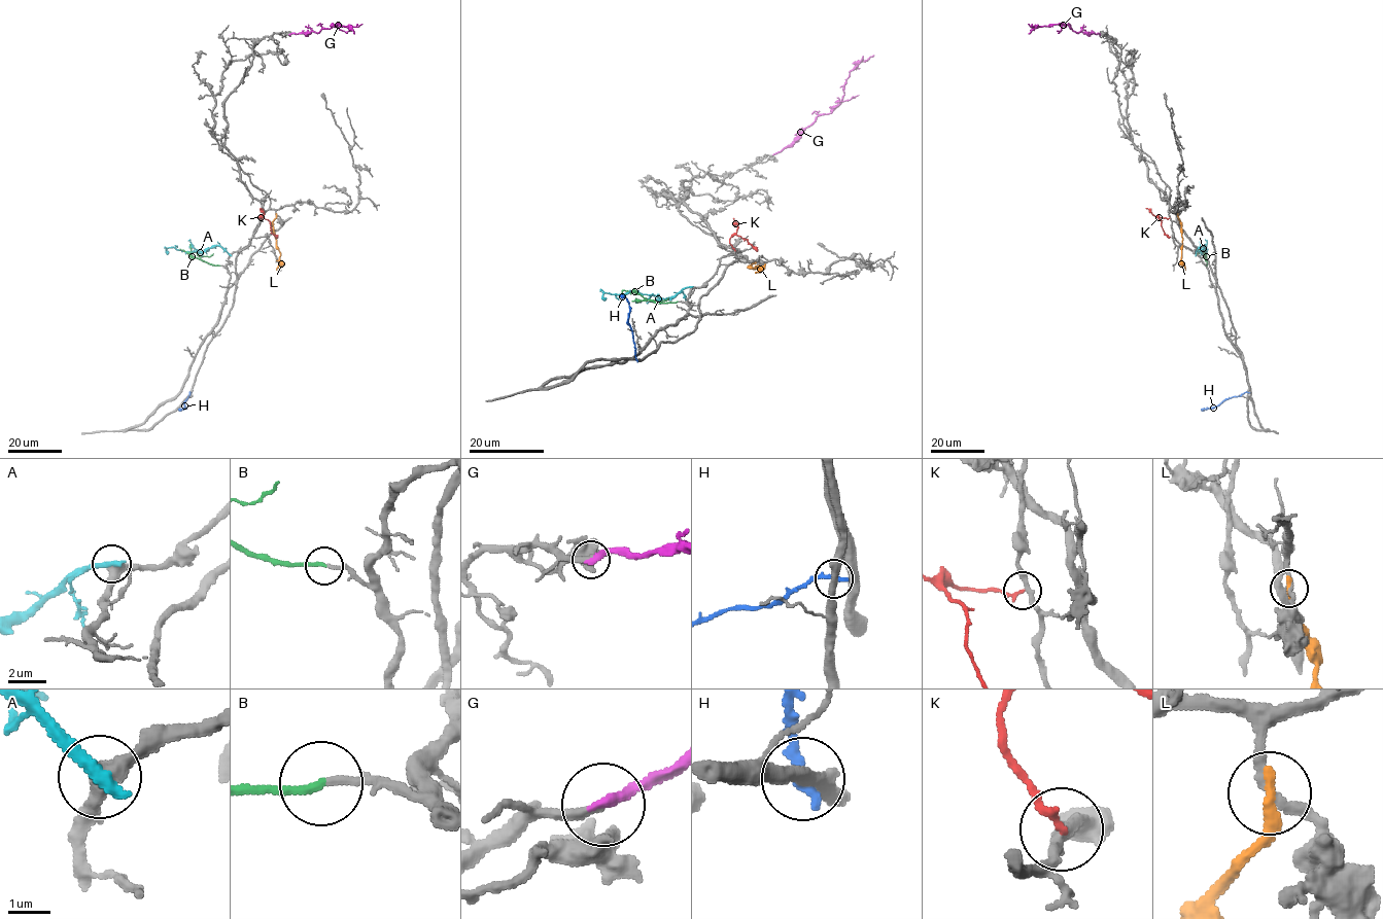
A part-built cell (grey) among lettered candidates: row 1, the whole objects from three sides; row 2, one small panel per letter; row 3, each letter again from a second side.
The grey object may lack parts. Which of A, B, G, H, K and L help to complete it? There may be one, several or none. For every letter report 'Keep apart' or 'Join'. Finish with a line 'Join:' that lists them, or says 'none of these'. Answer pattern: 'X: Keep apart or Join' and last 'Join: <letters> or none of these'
A: Keep apart
B: Join
G: Join
H: Keep apart
K: Keep apart
L: Keep apart
Join: B, G

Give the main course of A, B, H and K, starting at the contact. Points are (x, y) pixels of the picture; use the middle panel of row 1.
A: (691, 287), (672, 297), (661, 298), (637, 291), (604, 292), (606, 299)
B: (677, 302), (654, 303), (634, 292), (621, 291)
H: (636, 359), (628, 322), (629, 302), (620, 295)
K: (734, 250), (730, 238), (736, 235), (747, 239), (757, 251)

